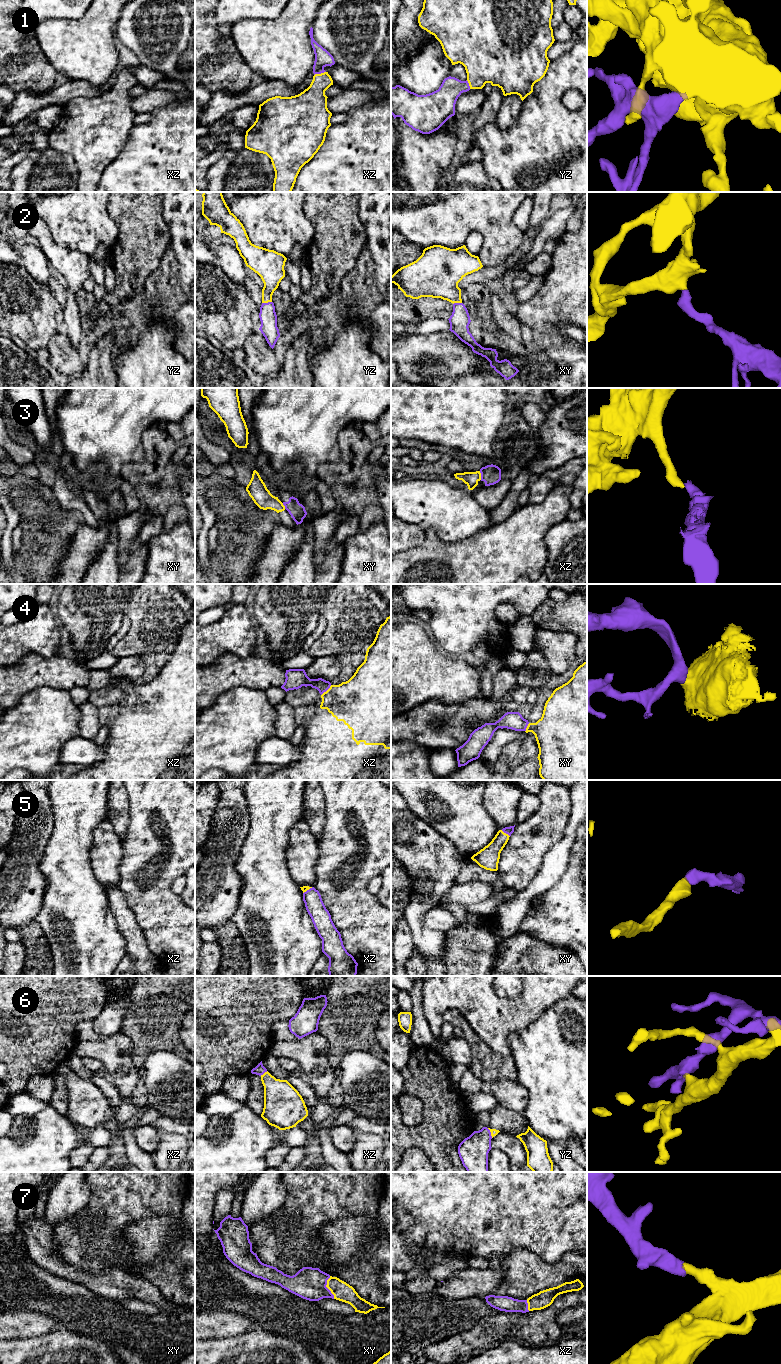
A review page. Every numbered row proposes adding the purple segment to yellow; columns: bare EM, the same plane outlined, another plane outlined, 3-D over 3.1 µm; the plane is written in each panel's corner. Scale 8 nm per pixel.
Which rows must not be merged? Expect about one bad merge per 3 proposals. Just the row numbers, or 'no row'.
3

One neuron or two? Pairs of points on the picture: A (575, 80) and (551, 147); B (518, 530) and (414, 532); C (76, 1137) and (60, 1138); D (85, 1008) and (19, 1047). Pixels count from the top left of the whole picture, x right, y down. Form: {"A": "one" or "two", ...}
{"A": "one", "B": "two", "C": "one", "D": "one"}

